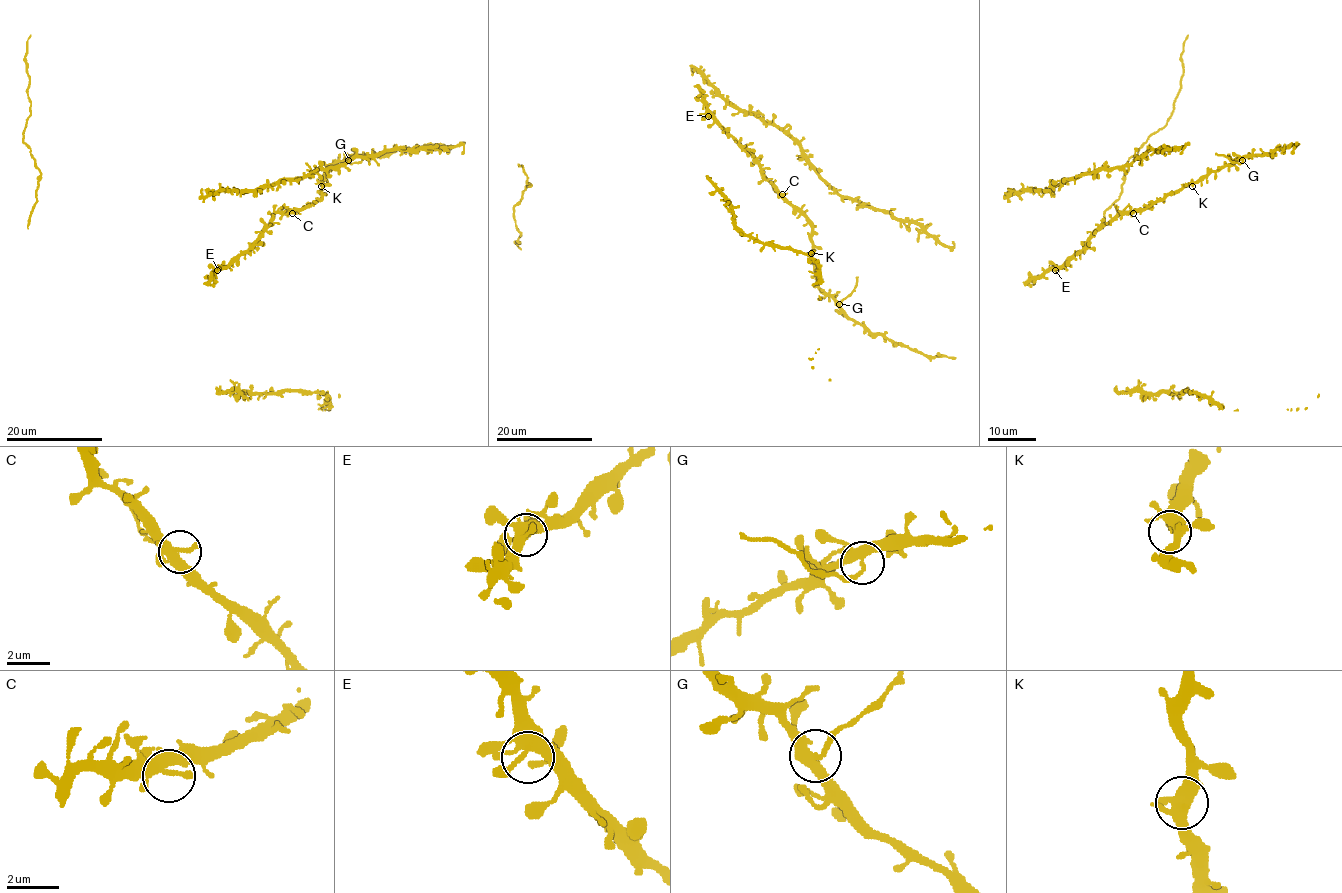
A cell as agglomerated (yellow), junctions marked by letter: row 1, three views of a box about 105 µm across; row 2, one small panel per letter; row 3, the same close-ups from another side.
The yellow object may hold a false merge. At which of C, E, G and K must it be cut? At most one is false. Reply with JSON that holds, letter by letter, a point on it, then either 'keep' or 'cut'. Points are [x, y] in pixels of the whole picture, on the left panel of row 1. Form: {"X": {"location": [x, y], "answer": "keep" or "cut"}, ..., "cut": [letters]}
{"C": {"location": [292, 213], "answer": "keep"}, "E": {"location": [217, 270], "answer": "keep"}, "G": {"location": [348, 160], "answer": "cut"}, "K": {"location": [321, 186], "answer": "keep"}, "cut": ["G"]}

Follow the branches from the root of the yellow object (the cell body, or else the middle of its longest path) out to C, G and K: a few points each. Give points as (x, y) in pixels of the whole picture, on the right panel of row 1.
C: (1053, 265), (1062, 268), (1118, 212), (1133, 213)
G: (1053, 265), (1062, 268), (1118, 212), (1141, 211), (1168, 194), (1201, 181), (1212, 171), (1242, 159)
K: (1053, 265), (1062, 268), (1118, 212), (1141, 211), (1168, 194), (1192, 186)

